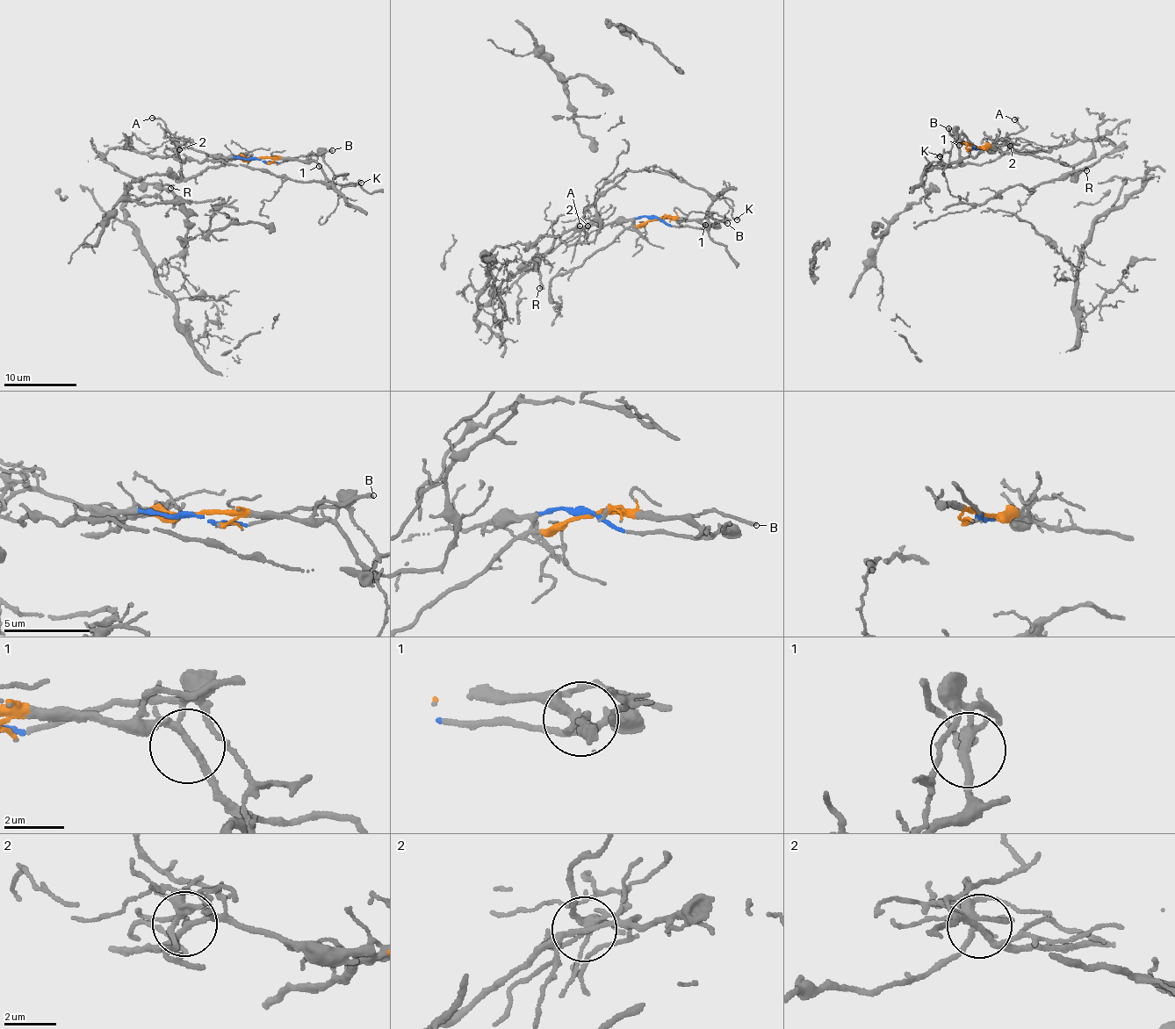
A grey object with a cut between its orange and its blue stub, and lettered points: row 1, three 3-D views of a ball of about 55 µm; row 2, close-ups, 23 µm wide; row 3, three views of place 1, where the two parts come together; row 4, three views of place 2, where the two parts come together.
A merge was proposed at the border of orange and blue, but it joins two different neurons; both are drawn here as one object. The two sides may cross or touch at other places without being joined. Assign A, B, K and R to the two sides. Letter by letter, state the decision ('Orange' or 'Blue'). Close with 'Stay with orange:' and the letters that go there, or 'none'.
A: Blue
B: Orange
K: Orange
R: Blue
Stay with orange: B, K

